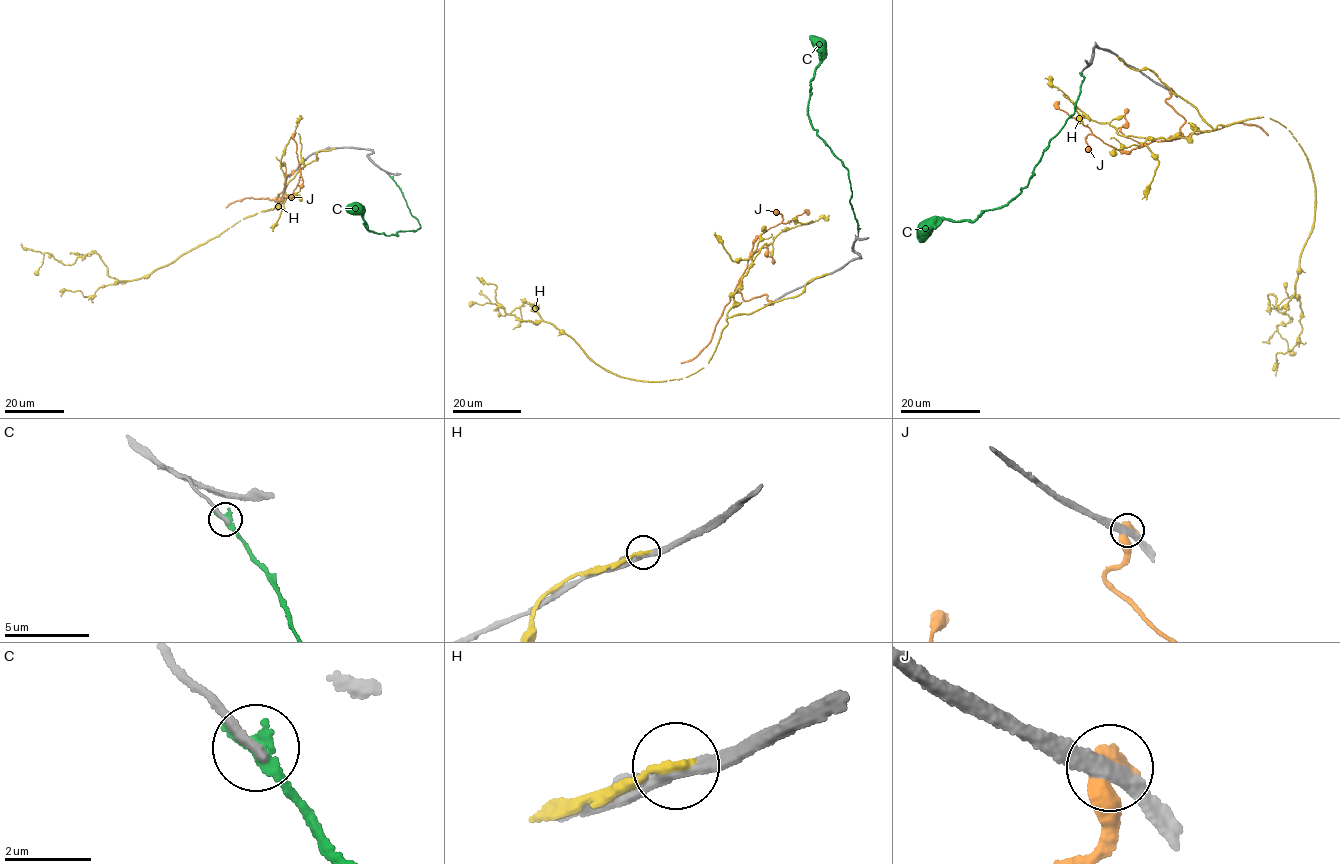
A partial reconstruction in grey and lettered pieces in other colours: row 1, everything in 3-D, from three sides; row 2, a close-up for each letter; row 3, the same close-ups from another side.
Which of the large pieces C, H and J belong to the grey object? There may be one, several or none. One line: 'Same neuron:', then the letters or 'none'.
Same neuron: none

